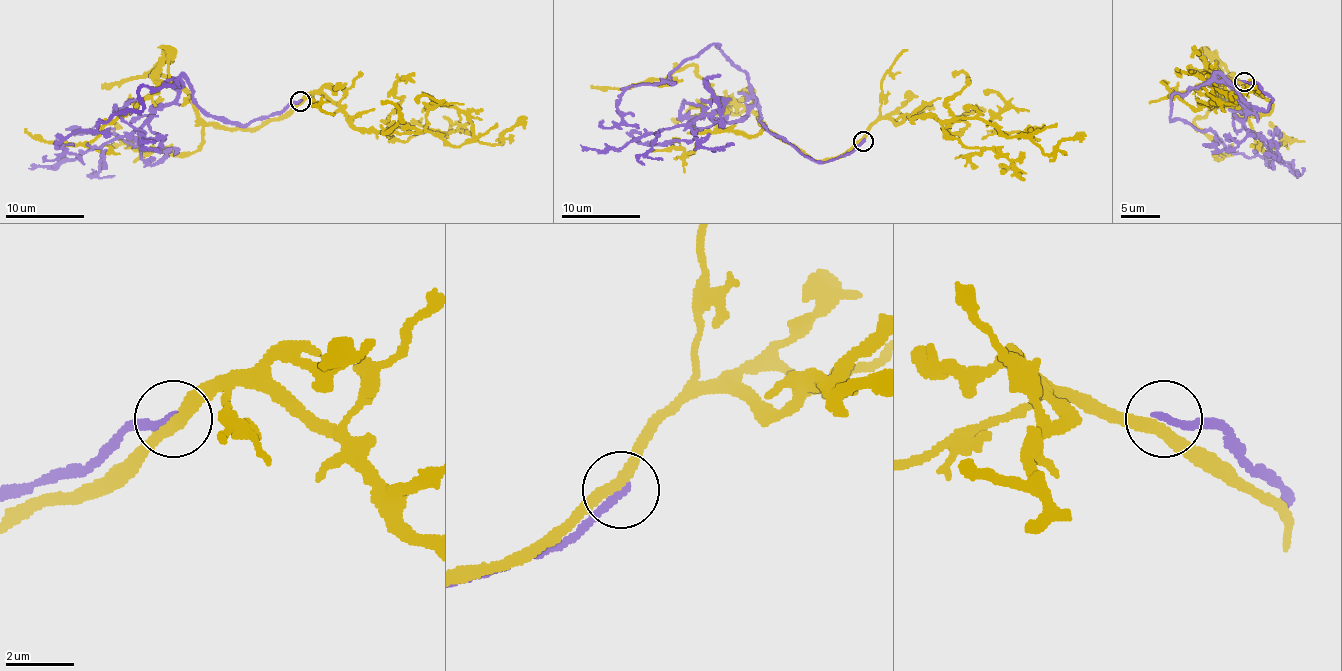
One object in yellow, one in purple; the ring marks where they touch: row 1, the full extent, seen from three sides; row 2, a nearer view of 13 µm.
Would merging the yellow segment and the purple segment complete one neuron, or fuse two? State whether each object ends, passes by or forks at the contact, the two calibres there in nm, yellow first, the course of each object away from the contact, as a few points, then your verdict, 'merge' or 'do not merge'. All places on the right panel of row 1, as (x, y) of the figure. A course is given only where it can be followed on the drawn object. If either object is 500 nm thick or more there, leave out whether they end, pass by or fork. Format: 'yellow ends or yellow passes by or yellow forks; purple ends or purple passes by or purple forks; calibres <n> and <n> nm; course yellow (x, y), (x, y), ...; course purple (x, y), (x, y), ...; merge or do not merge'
yellow passes by; purple ends; calibres 300 and 240 nm; course yellow (1244, 82), (1270, 111), (1249, 116), (1227, 80), (1216, 103), (1194, 121), (1220, 153), (1232, 155), (1233, 144); course purple (1244, 82), (1273, 99), (1264, 111), (1223, 78), (1176, 93), (1171, 119), (1266, 163); do not merge

